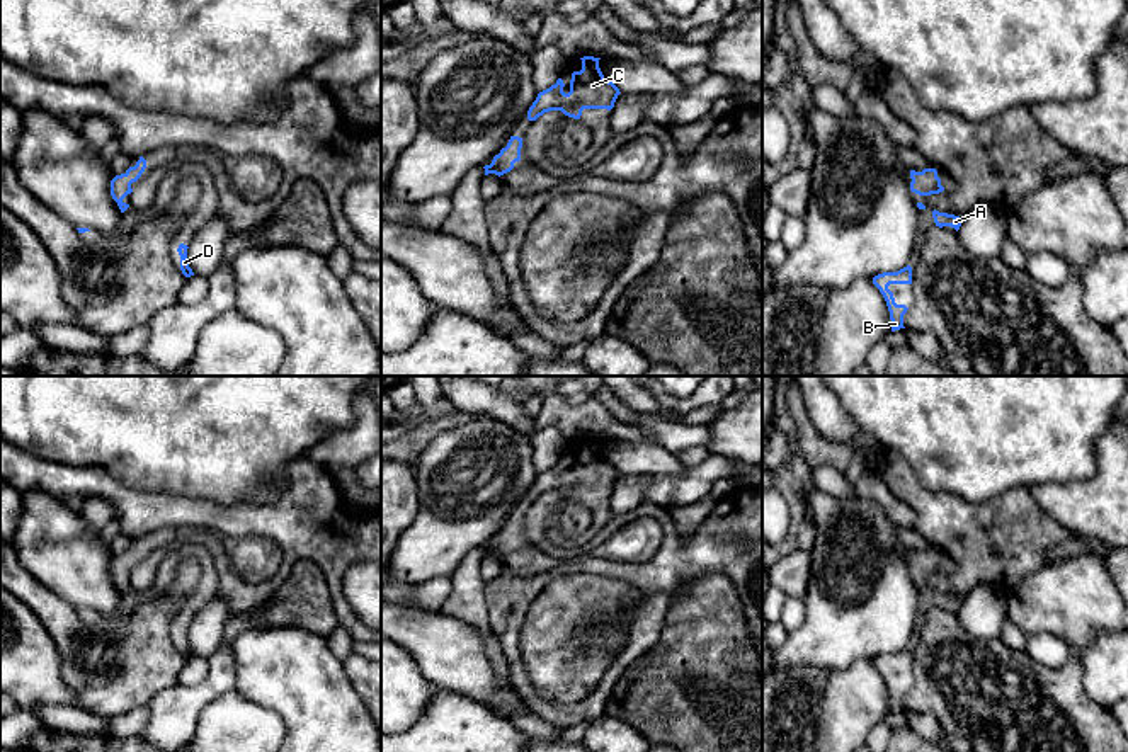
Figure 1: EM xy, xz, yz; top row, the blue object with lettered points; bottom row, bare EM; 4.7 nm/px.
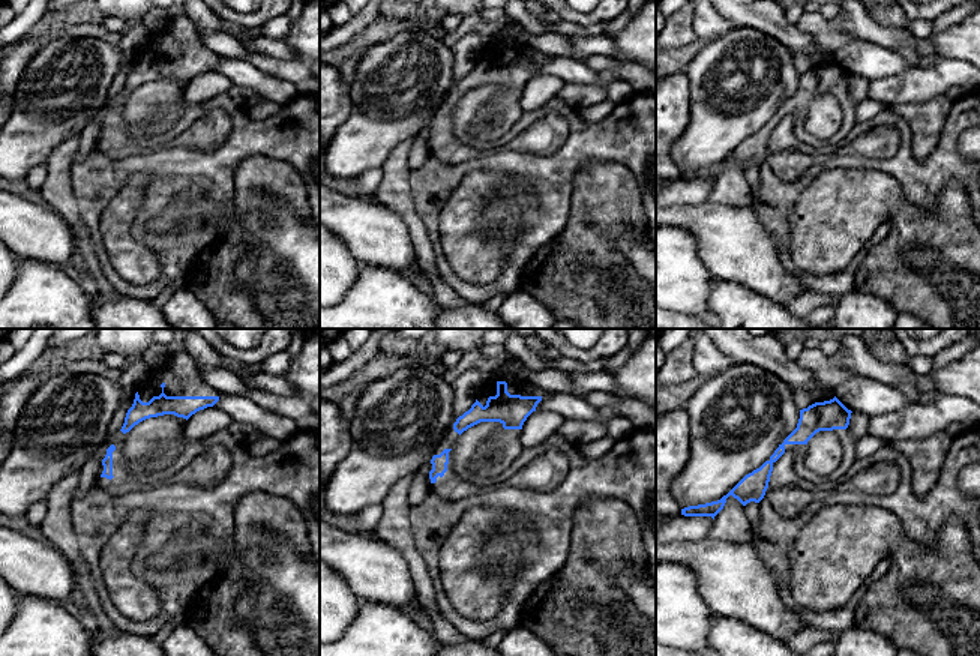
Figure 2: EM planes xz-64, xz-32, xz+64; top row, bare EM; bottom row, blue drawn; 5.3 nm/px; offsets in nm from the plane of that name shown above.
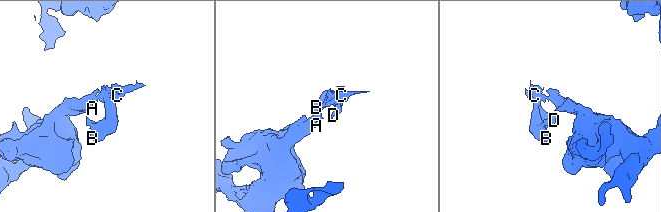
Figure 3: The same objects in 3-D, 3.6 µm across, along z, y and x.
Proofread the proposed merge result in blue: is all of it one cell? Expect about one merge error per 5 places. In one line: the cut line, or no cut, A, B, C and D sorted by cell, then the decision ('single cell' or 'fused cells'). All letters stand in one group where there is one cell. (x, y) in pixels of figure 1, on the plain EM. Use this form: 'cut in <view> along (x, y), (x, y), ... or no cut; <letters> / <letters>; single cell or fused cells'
no cut; A B C D; single cell

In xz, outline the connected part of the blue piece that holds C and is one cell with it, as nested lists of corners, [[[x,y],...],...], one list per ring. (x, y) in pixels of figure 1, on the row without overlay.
[[[584,437],[582,451],[572,454],[570,473],[563,473],[563,461],[558,459],[555,466],[538,475],[536,481],[527,492],[527,500],[536,502],[550,492],[561,492],[565,497],[580,500],[584,490],[607,490],[614,488],[619,470],[604,459],[599,441]]]

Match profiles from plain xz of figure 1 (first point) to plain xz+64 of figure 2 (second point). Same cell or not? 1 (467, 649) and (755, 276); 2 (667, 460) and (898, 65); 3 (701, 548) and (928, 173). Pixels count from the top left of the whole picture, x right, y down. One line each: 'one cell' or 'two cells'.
1: one cell
2: one cell
3: one cell

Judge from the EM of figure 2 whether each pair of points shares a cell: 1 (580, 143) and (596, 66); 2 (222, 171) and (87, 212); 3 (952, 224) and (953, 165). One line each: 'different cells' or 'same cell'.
1: different cells
2: same cell
3: different cells

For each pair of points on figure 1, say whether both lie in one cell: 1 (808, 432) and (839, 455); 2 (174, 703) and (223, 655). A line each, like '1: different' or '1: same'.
1: same
2: same

